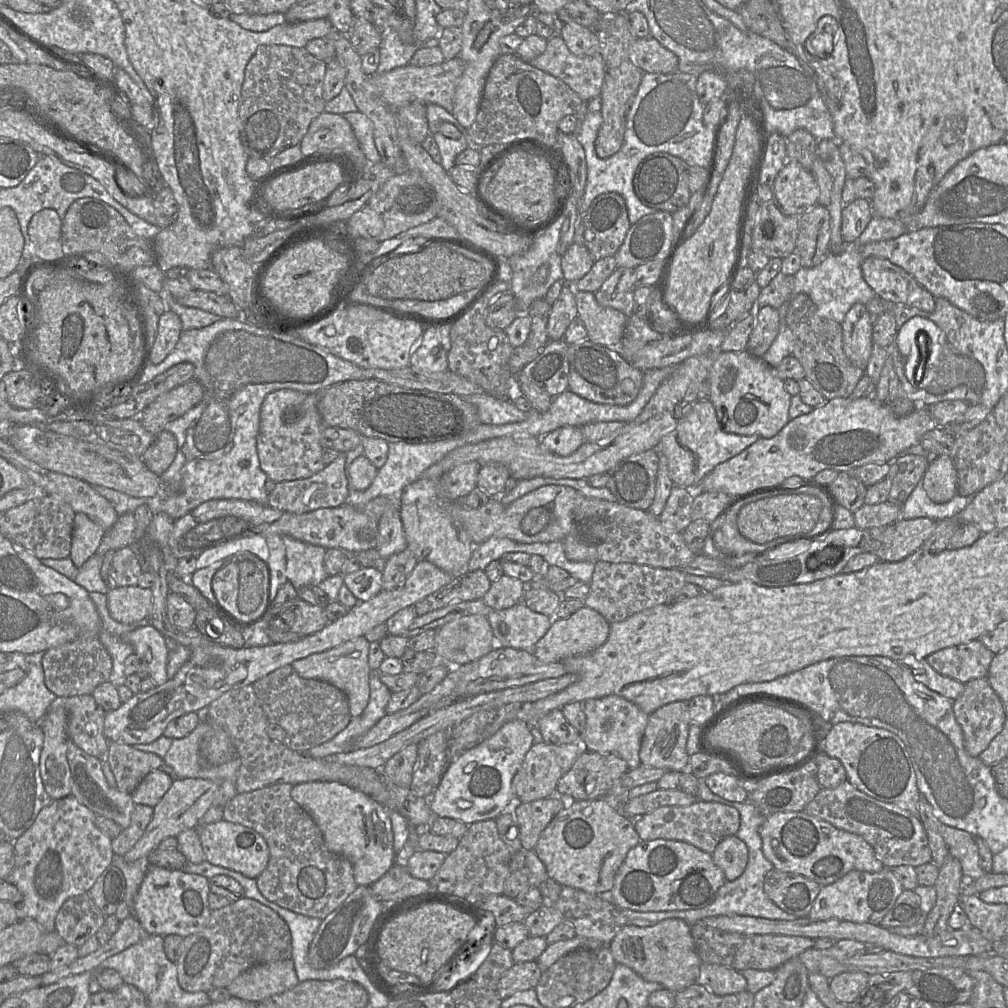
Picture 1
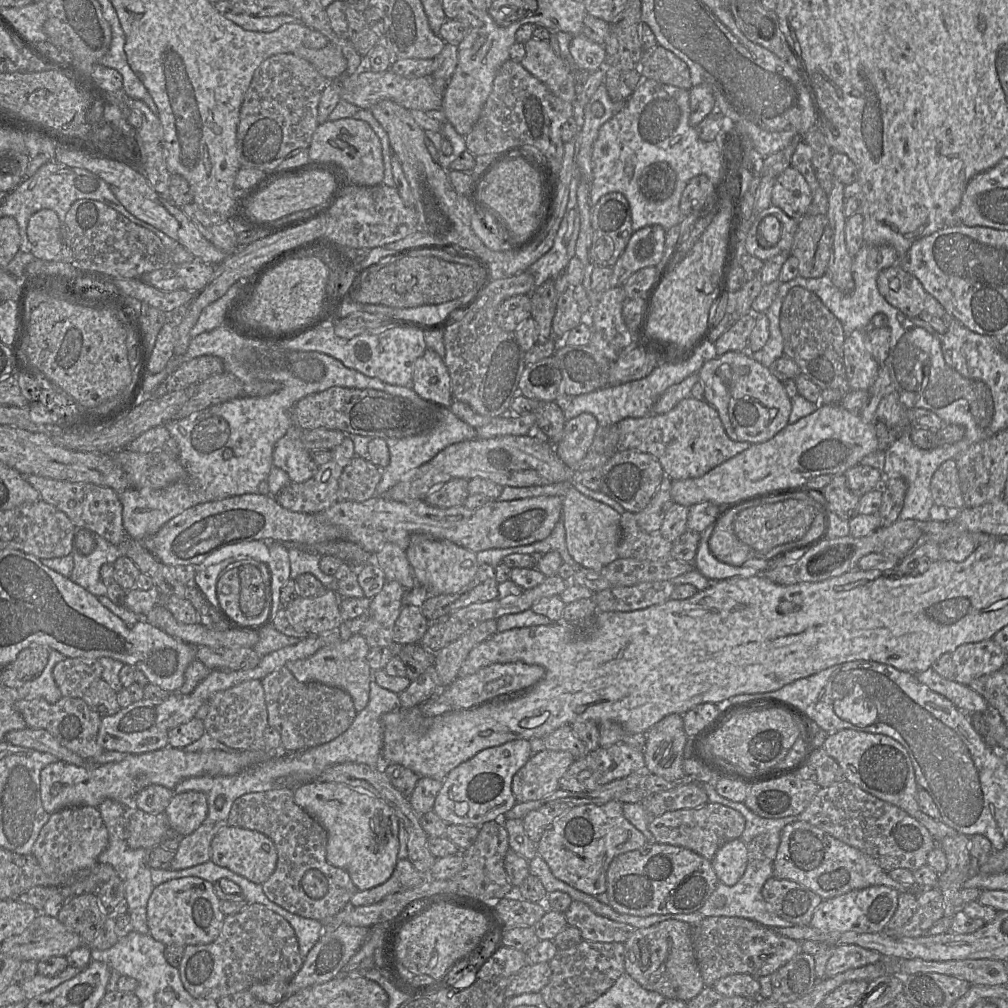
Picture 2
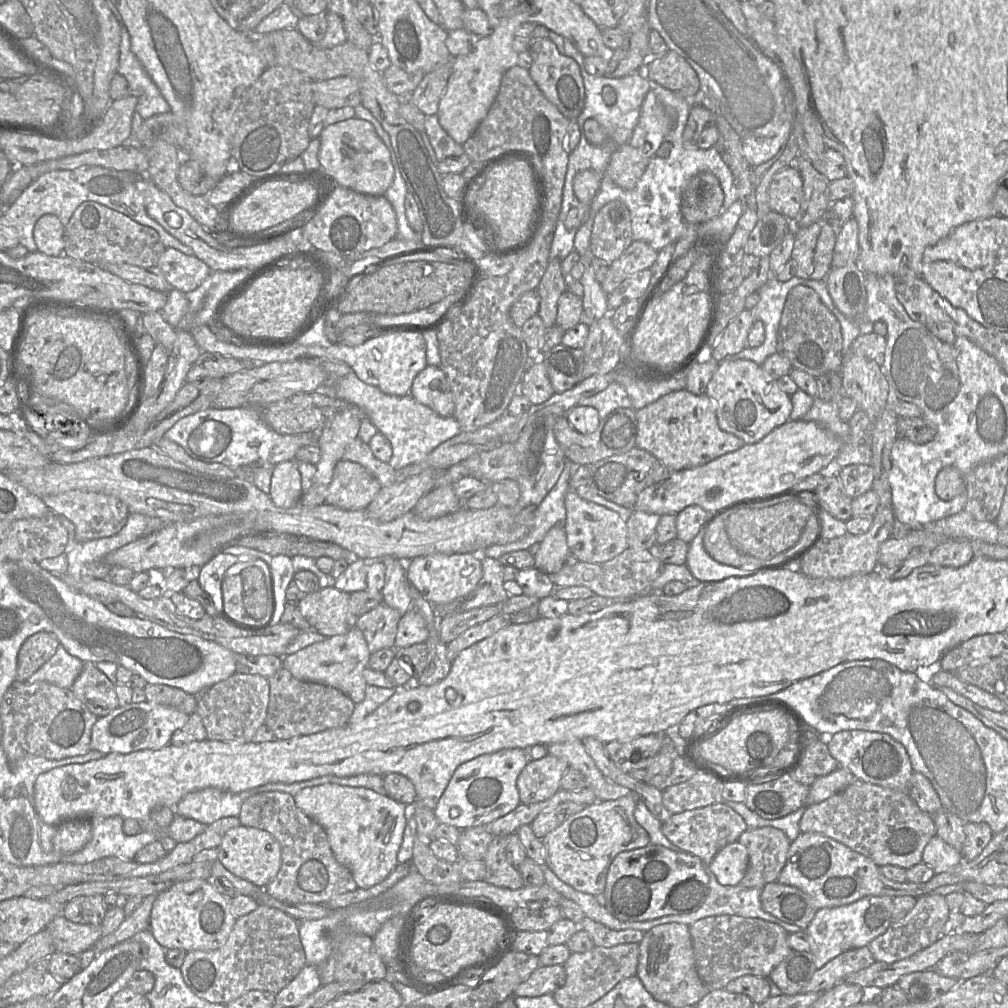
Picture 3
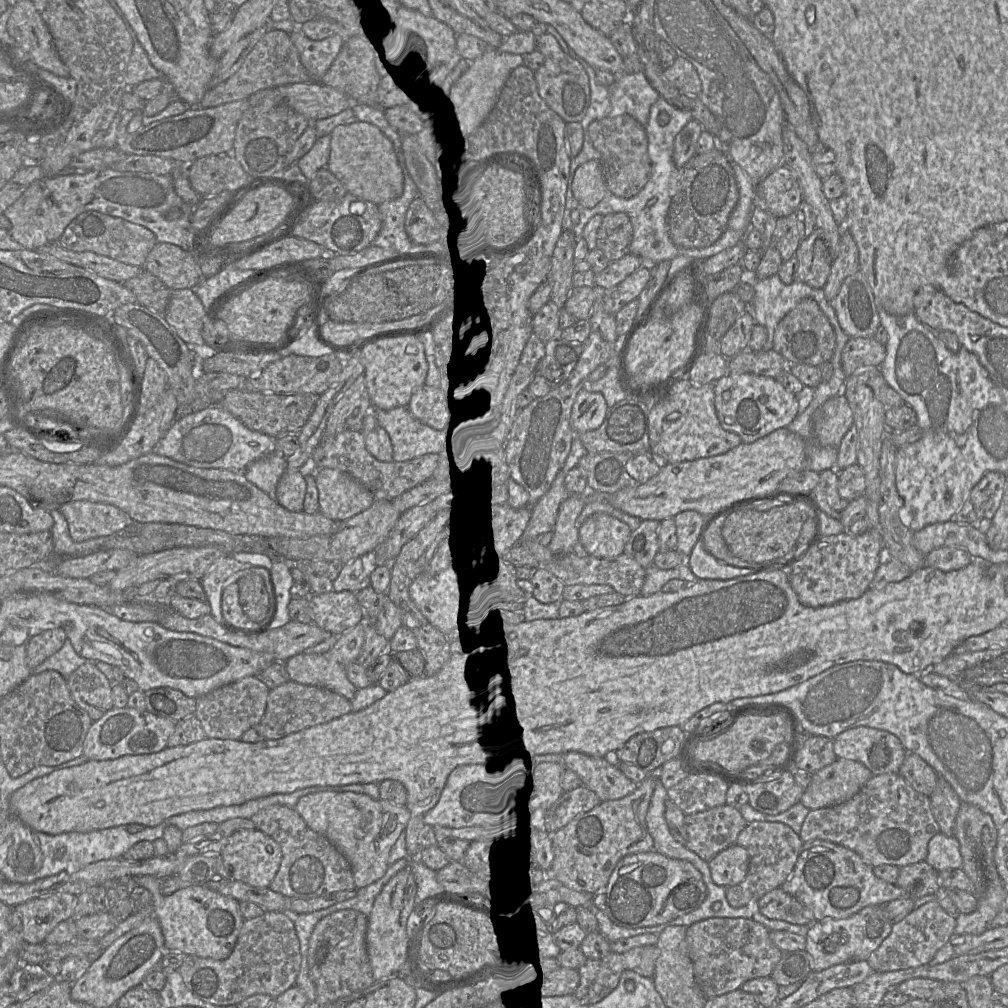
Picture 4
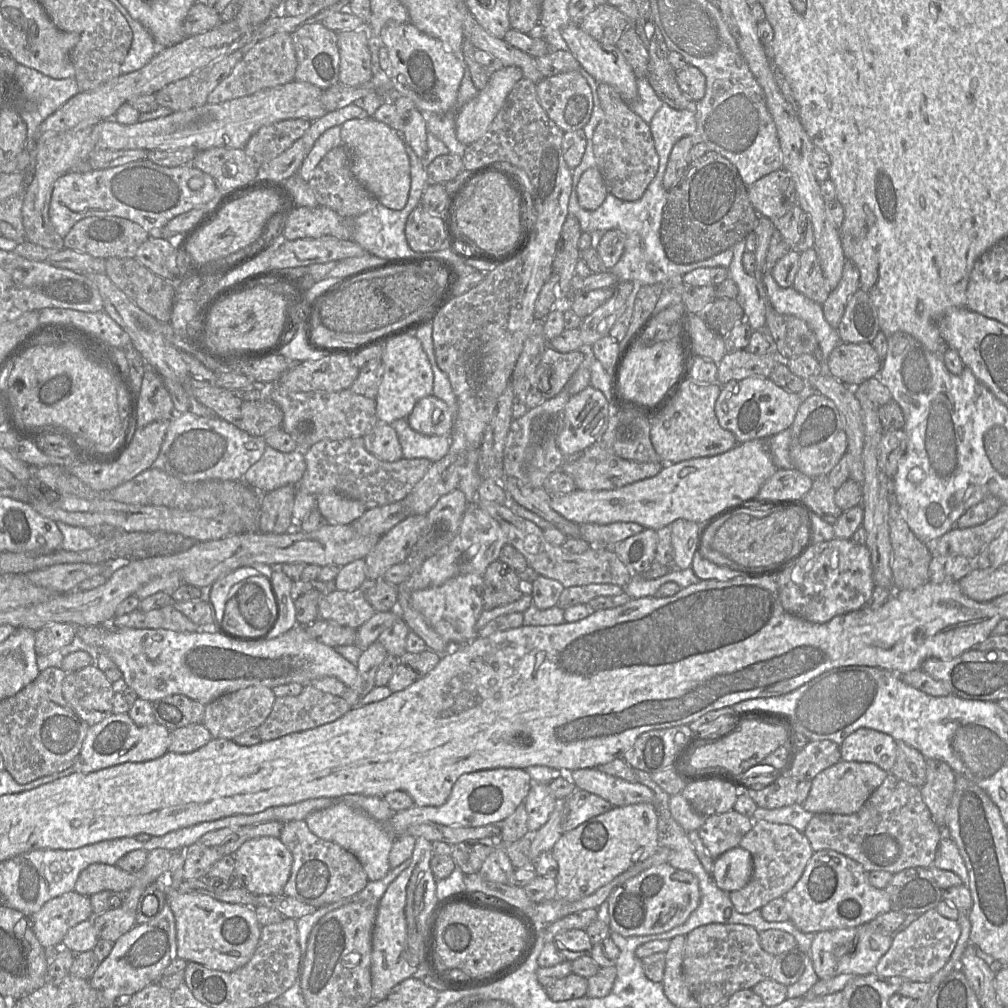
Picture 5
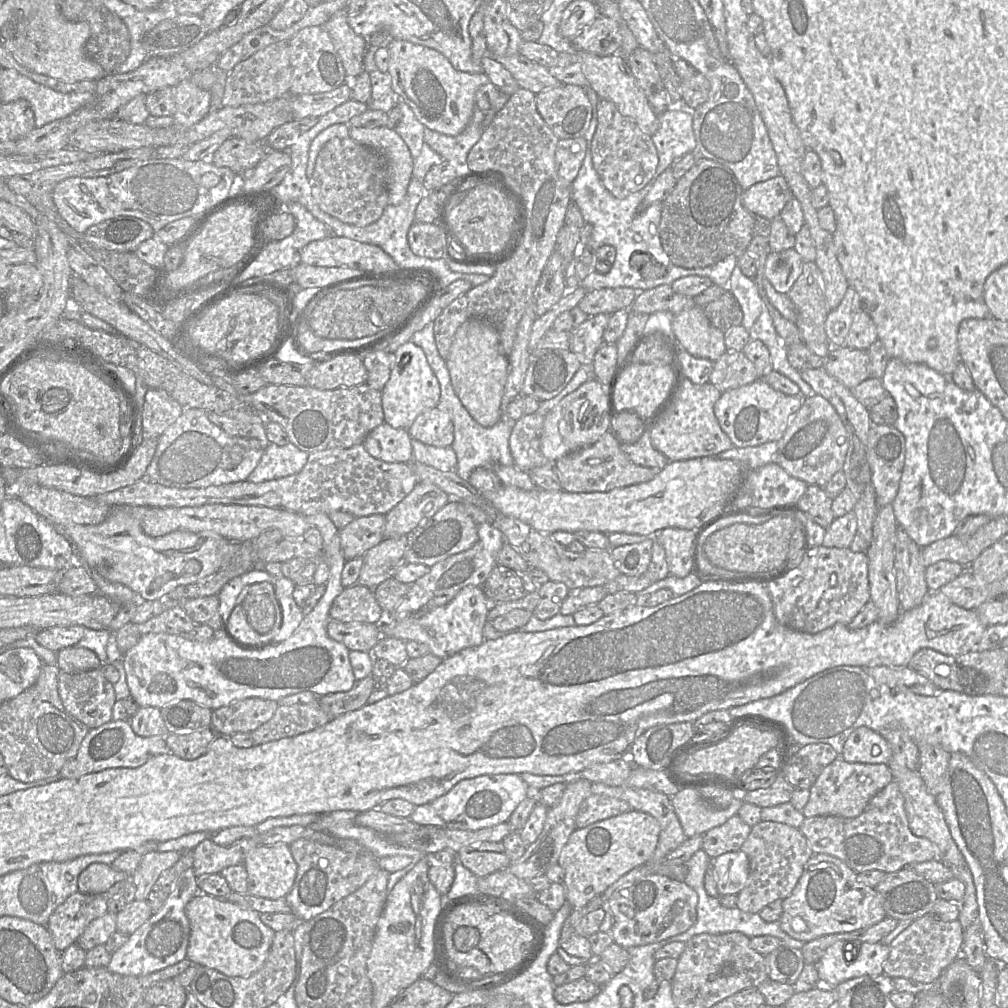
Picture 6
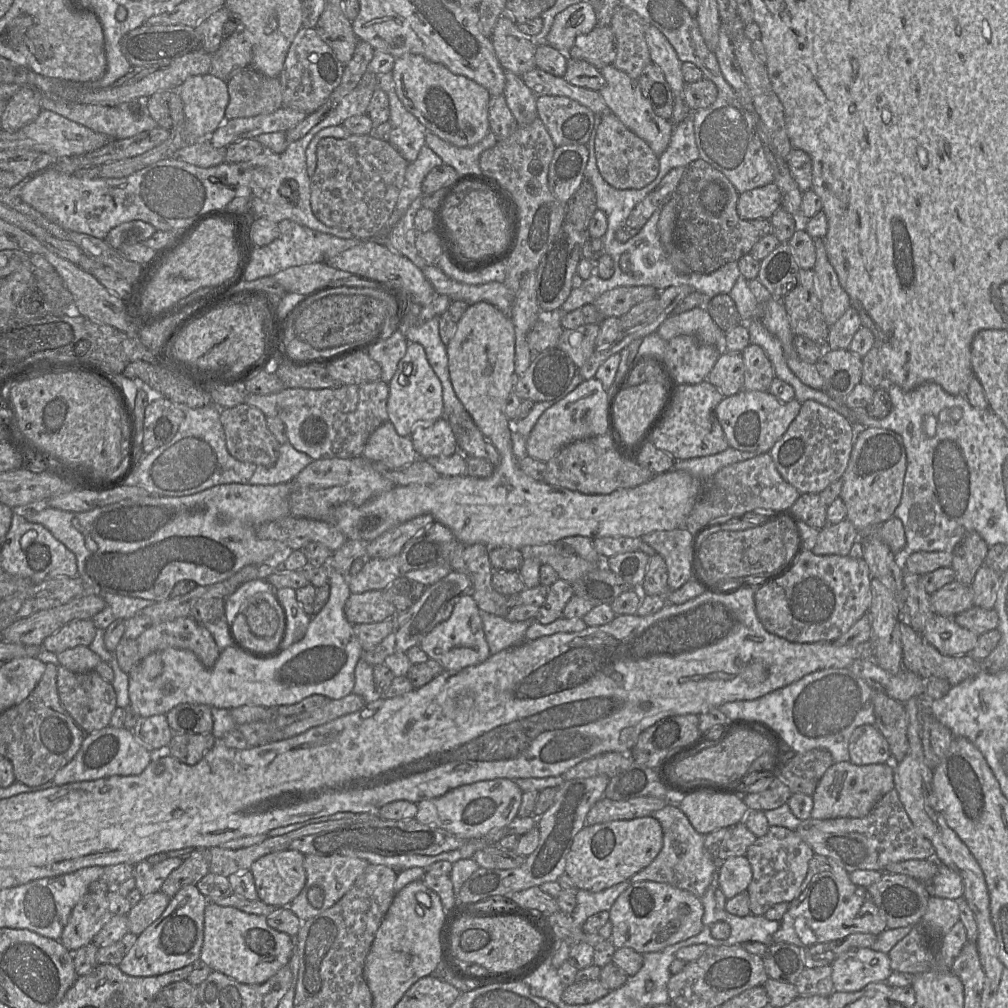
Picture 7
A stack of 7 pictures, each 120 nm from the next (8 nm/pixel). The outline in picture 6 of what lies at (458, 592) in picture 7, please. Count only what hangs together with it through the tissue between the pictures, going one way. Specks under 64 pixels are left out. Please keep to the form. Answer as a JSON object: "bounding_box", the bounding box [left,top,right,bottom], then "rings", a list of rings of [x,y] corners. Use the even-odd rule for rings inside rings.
{"bounding_box":[386,522,506,621],"rings":[[[484,522],[477,527],[478,540],[468,550],[452,555],[431,566],[429,572],[410,585],[410,590],[397,606],[386,617],[394,621],[402,621],[411,616],[421,616],[428,611],[447,604],[466,586],[481,586],[497,565],[497,556],[506,542],[502,532],[492,523]]]}

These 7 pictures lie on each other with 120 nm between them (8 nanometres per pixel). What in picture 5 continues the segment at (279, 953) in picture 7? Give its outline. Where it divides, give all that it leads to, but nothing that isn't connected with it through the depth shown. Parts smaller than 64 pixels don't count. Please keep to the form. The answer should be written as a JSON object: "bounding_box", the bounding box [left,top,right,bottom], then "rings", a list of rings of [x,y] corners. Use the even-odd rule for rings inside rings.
{"bounding_box":[167,887,261,972],"rings":[[[170,887],[167,904],[175,918],[178,958],[212,970],[232,972],[247,964],[254,955],[261,934],[254,908],[218,901],[203,894],[179,893]]]}

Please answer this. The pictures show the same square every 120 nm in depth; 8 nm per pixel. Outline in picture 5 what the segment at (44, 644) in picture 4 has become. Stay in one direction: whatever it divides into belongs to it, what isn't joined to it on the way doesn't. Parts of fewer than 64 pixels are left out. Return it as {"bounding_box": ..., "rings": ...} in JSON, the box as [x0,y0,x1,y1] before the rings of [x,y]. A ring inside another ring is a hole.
{"bounding_box":[35,623,77,656],"rings":[[[53,623],[35,632],[37,656],[48,655],[69,645],[77,633],[77,627],[70,623]]]}

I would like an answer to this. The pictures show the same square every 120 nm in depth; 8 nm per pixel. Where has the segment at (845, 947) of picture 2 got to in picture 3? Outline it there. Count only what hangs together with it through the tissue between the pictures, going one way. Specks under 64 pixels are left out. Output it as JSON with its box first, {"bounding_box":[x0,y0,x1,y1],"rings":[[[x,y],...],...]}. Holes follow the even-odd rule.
{"bounding_box":[802,946,875,993],"rings":[[[868,946],[845,951],[817,969],[802,993],[823,993],[843,982],[849,974],[871,966],[875,959]]]}

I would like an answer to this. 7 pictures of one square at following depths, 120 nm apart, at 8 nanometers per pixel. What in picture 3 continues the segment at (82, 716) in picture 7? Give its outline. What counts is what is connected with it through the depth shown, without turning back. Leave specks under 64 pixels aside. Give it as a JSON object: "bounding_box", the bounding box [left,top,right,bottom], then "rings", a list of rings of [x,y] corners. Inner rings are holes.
{"bounding_box":[71,663,119,718],"rings":[[[85,663],[71,691],[98,718],[119,706],[115,685],[93,663]]]}

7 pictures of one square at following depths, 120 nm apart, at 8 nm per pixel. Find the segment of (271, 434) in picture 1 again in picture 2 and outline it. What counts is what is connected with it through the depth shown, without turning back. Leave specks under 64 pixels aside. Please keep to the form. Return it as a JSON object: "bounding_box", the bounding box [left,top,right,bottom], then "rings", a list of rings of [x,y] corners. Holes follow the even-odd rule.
{"bounding_box":[273,424,319,483],"rings":[[[292,424],[273,450],[273,466],[284,470],[293,483],[309,480],[319,468],[303,444],[303,434],[302,429]]]}

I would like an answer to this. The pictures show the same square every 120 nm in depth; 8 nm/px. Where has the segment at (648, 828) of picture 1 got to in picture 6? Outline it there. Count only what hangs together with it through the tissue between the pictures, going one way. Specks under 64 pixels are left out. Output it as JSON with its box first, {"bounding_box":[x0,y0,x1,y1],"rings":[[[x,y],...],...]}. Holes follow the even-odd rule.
{"bounding_box":[702,815,752,859],"rings":[[[734,815],[720,826],[708,830],[703,835],[702,849],[711,859],[724,853],[741,850],[752,827],[746,824],[739,815]]]}

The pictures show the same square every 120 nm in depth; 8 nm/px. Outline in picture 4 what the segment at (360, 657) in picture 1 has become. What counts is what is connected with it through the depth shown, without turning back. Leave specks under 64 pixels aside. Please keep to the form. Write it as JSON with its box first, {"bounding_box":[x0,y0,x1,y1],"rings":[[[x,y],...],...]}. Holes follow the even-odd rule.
{"bounding_box":[285,621,366,701],"rings":[[[366,621],[340,634],[335,645],[323,654],[300,653],[285,662],[290,680],[304,684],[325,688],[336,692],[352,701],[358,689],[348,680],[345,667],[358,660],[366,637]]]}

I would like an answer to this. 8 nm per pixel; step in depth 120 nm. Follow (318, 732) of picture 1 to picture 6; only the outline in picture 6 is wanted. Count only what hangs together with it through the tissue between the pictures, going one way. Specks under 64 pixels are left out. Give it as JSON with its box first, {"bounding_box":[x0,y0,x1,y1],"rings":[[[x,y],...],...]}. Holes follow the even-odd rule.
{"bounding_box":[251,698,331,745],"rings":[[[317,698],[307,704],[279,705],[273,717],[251,734],[259,745],[313,731],[331,720]]]}

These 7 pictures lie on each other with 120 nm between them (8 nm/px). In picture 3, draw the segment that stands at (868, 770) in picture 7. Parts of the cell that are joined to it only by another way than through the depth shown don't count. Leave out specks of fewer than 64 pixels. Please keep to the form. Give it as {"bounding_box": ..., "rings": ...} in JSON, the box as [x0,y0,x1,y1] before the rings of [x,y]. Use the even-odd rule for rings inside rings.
{"bounding_box":[806,767,855,806],"rings":[[[838,767],[827,775],[817,776],[812,785],[809,786],[806,806],[828,799],[847,787],[855,779],[854,775],[843,767]]]}

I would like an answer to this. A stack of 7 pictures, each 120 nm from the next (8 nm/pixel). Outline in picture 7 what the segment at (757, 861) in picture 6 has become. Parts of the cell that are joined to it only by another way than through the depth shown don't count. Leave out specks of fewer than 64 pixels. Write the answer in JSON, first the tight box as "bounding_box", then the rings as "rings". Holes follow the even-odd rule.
{"bounding_box":[745,826,814,916],"rings":[[[770,826],[768,832],[758,837],[747,849],[745,856],[752,868],[752,880],[746,890],[750,911],[753,915],[764,916],[773,905],[781,902],[790,903],[798,895],[814,852],[796,831]]]}

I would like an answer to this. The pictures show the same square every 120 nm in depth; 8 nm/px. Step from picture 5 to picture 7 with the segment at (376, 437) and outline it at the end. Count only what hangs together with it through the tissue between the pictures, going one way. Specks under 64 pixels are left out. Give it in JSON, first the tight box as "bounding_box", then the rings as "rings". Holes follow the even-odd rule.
{"bounding_box":[362,421,418,467],"rings":[[[390,421],[372,432],[362,456],[371,462],[383,462],[393,467],[407,466],[418,458],[410,437],[399,435]]]}

